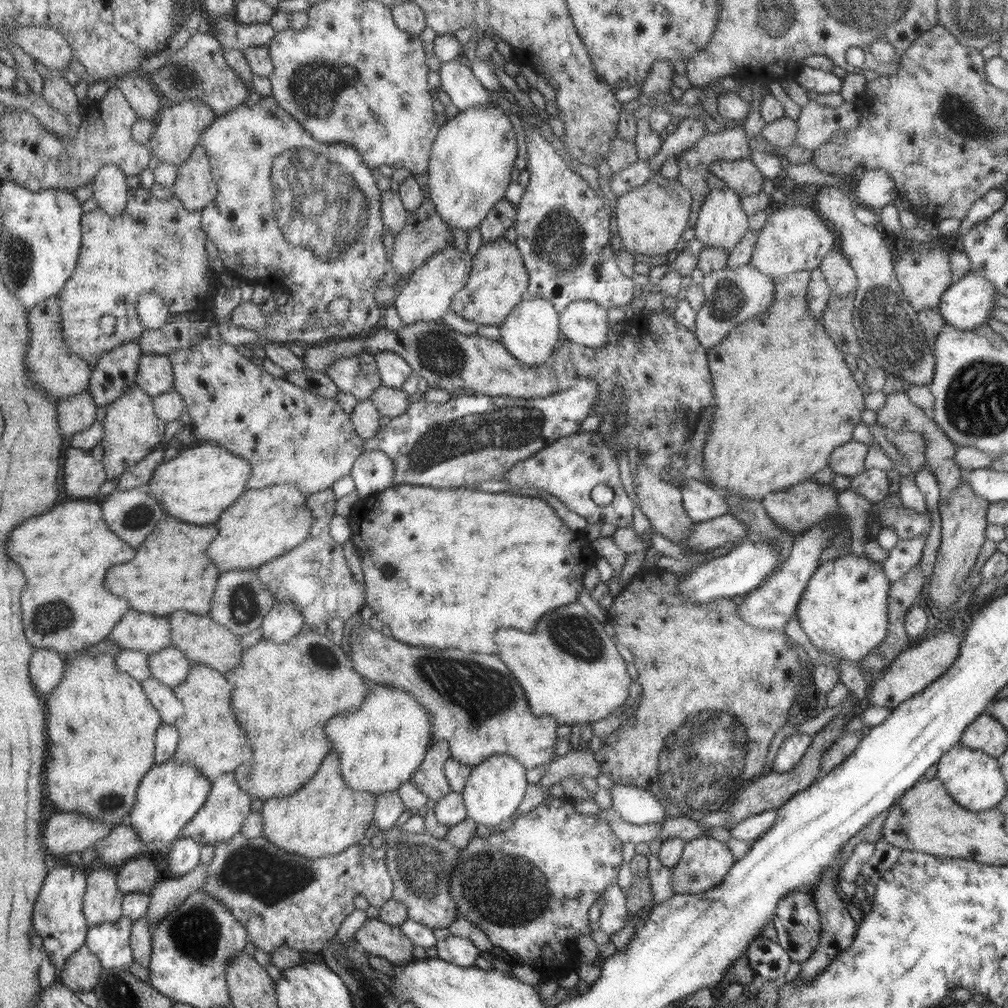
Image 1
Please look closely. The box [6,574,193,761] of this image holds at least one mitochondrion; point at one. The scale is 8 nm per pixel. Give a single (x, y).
(52, 617)

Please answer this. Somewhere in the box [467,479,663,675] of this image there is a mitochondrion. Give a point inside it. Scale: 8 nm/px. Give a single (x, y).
(576, 634)

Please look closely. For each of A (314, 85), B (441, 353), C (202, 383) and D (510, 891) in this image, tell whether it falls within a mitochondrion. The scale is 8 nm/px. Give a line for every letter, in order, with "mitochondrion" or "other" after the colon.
A: mitochondrion
B: mitochondrion
C: other
D: mitochondrion

